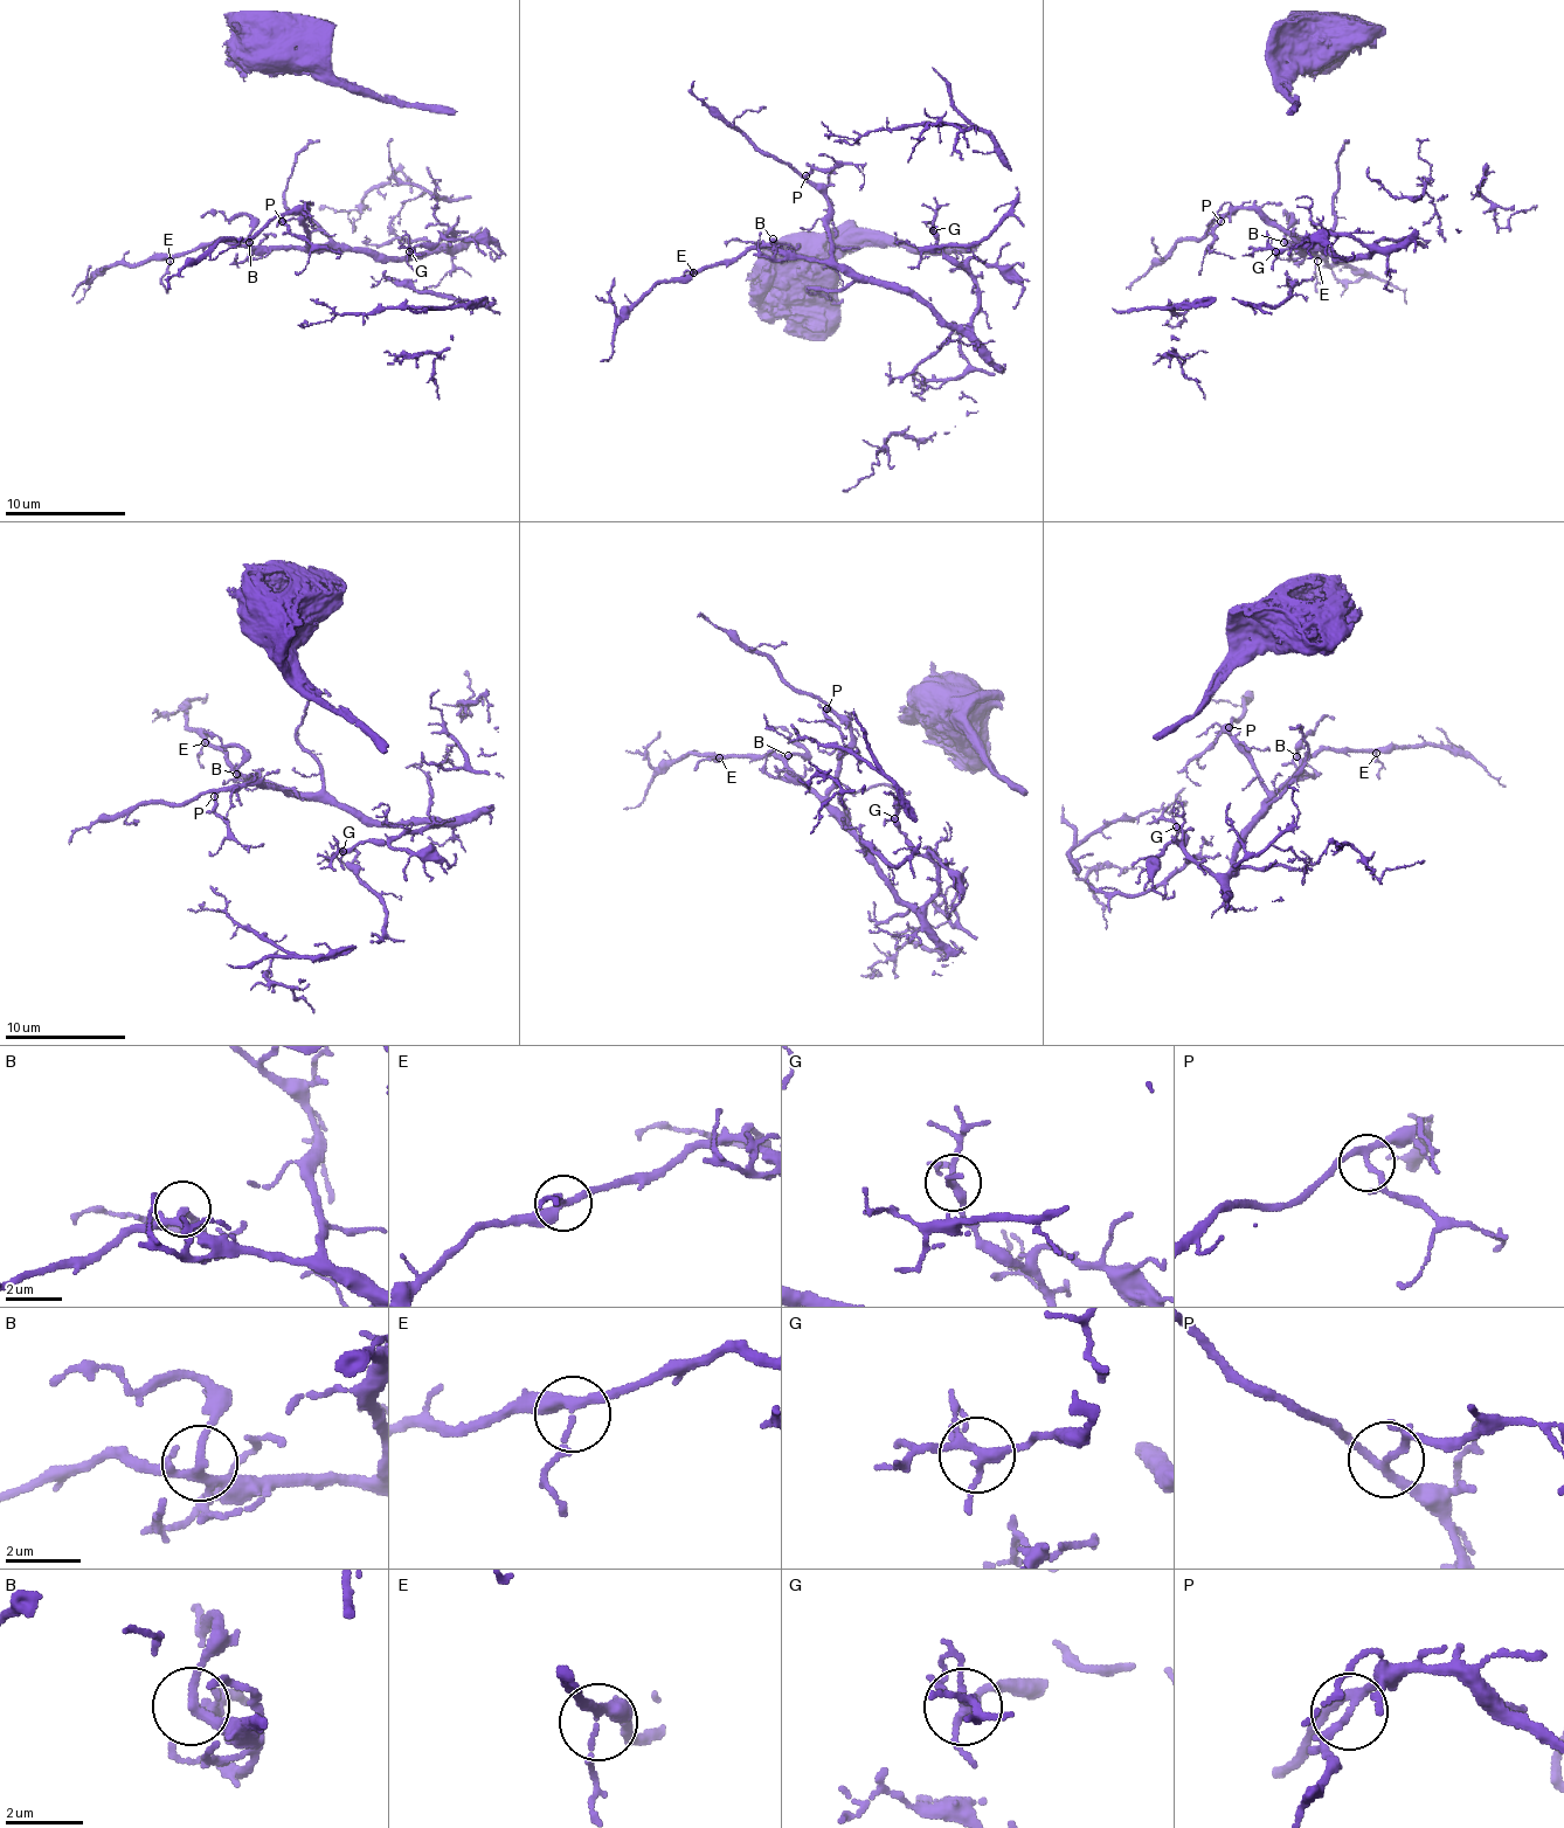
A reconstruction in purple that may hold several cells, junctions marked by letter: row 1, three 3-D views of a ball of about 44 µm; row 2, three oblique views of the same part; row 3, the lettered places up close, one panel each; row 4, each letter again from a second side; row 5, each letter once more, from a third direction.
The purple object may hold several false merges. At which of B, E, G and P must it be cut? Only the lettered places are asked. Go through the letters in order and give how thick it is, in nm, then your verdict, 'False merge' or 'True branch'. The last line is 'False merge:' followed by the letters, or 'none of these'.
B: Thickness 200 nm. True branch
E: Thickness 220 nm. True branch
G: Thickness 240 nm. True branch
P: Thickness 200 nm. True branch
False merge: none of these

